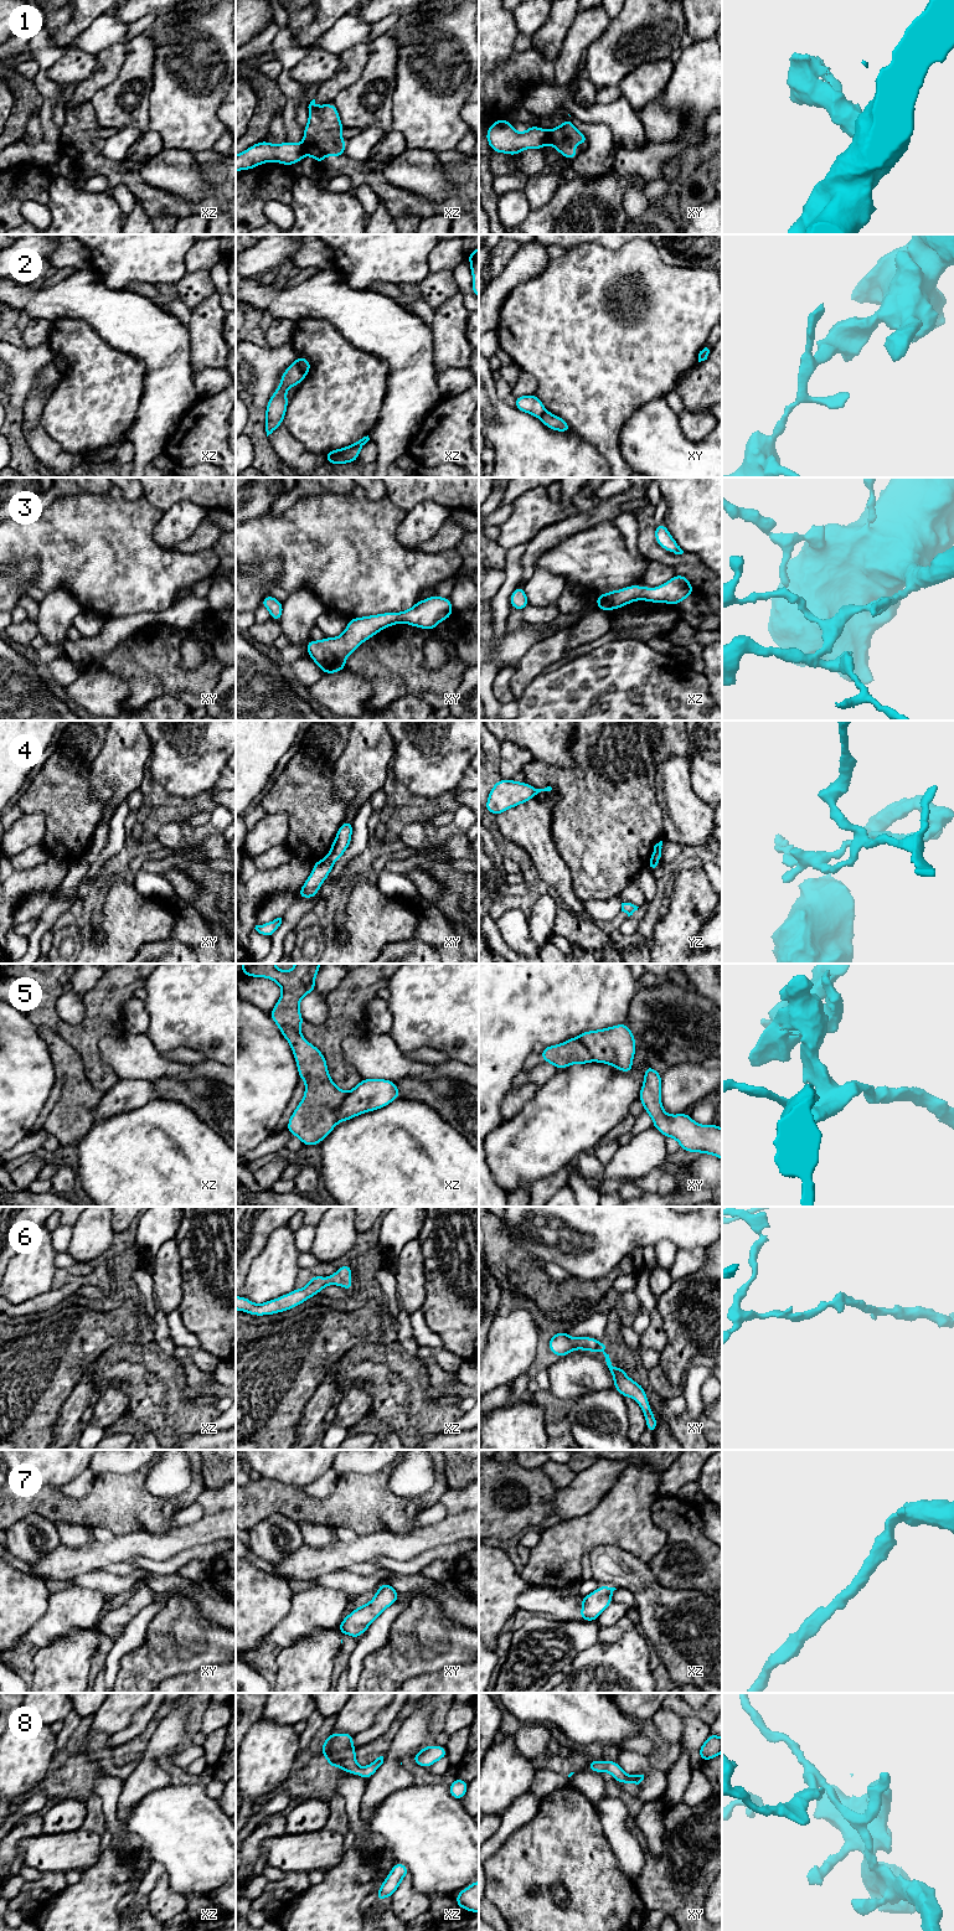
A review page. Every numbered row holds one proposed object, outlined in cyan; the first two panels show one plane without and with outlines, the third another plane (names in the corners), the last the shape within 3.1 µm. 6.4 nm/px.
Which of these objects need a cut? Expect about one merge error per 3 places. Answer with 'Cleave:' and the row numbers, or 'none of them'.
Cleave: 1, 2, 4, 5

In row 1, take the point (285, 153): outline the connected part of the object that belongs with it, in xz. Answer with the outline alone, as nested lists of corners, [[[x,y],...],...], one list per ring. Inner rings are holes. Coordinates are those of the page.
[[[267,140],[257,143],[236,155],[236,171],[251,170],[264,162],[282,162],[284,166],[300,162],[304,156],[304,145],[282,143],[273,145]]]

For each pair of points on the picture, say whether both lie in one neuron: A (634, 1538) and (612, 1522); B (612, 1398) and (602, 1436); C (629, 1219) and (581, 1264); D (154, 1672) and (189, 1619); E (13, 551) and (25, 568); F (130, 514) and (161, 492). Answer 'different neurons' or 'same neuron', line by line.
A: same neuron
B: same neuron
C: same neuron
D: same neuron
E: different neurons
F: different neurons

